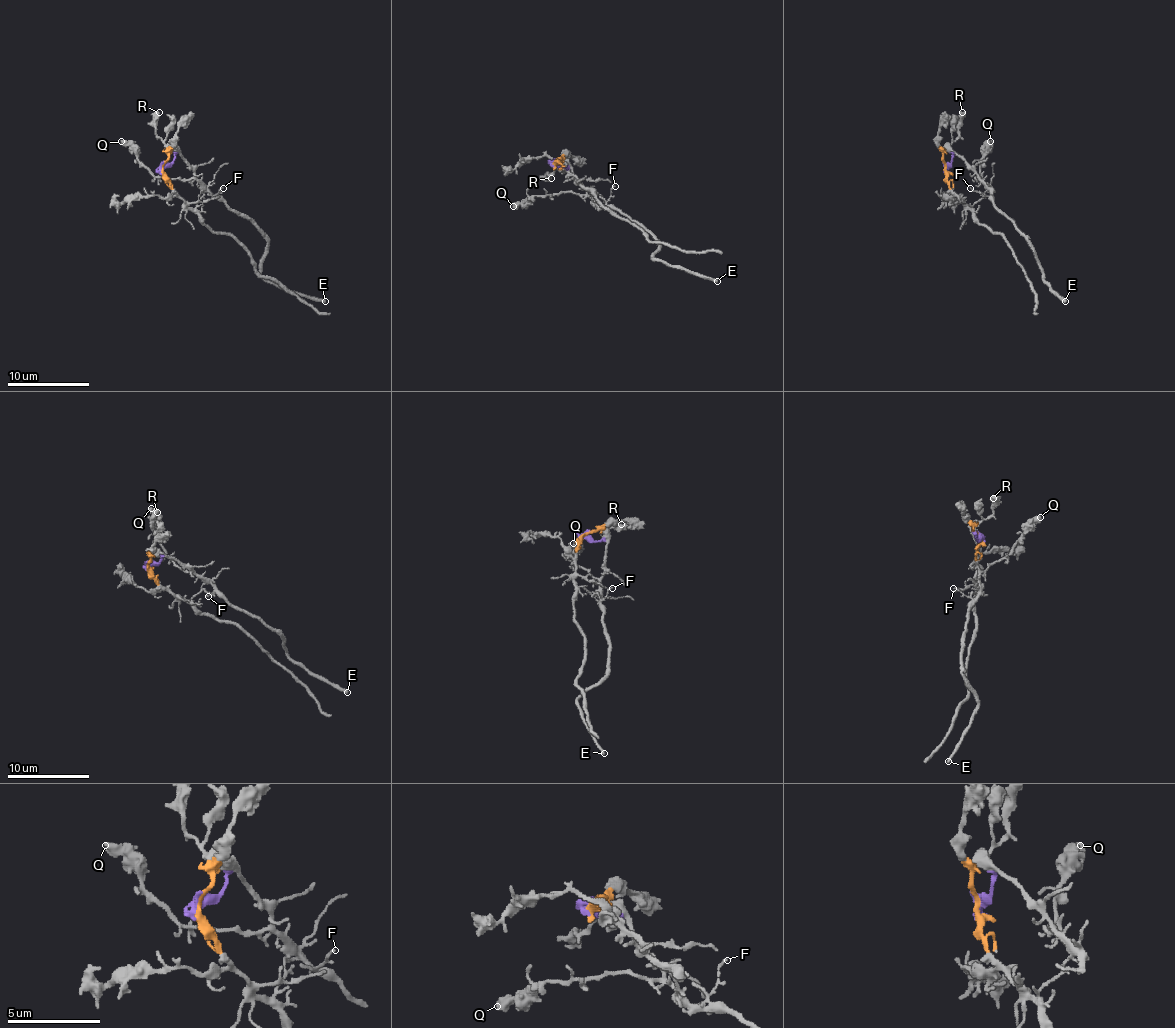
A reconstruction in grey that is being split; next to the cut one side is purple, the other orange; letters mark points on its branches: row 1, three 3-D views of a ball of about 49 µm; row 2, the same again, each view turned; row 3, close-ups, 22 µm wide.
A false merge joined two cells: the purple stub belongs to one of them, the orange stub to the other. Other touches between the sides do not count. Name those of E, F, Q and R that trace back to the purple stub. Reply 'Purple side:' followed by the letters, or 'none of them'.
Purple side: E, F, Q, R

